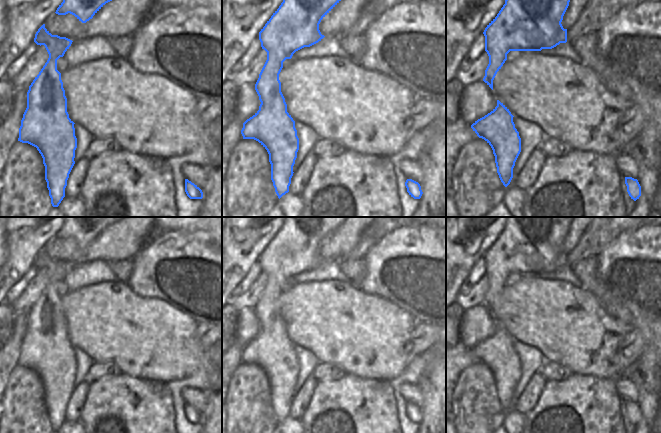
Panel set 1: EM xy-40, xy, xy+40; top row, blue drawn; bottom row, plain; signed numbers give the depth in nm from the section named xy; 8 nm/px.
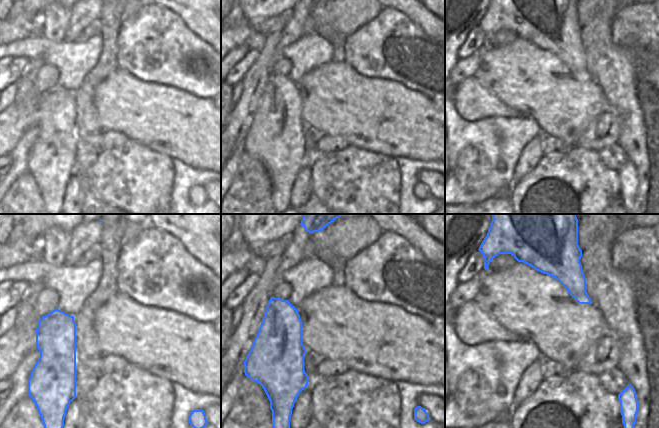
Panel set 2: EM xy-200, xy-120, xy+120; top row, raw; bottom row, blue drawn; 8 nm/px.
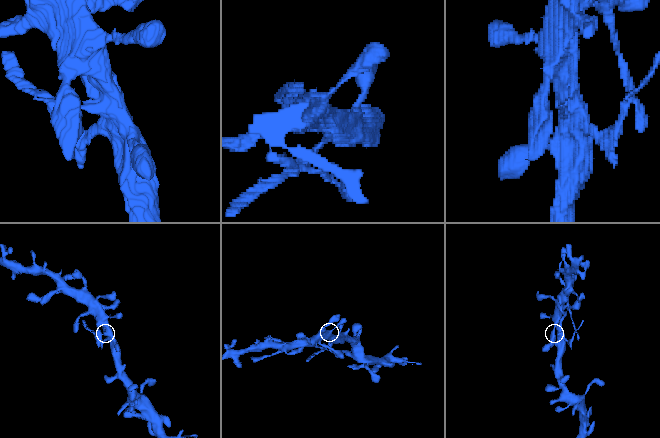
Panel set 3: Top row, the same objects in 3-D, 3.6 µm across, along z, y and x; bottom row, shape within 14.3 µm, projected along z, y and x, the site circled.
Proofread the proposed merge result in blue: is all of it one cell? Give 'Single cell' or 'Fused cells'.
Single cell

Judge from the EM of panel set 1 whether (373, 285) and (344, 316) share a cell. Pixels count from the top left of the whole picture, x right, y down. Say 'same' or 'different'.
different

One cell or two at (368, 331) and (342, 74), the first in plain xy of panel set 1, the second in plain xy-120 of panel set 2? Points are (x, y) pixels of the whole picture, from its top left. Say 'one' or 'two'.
one

